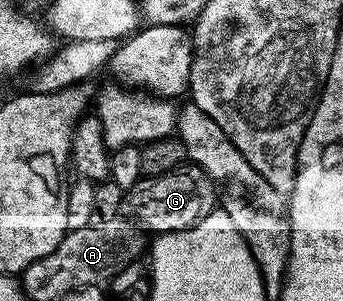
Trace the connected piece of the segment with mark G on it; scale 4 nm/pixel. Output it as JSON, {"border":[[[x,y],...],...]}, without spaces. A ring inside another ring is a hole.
{"border":[[[185,163],[166,175],[144,177],[139,185],[127,190],[126,213],[141,230],[149,234],[152,232],[152,235],[190,229],[217,208],[216,189],[217,182],[208,177],[206,171],[191,163]]]}

